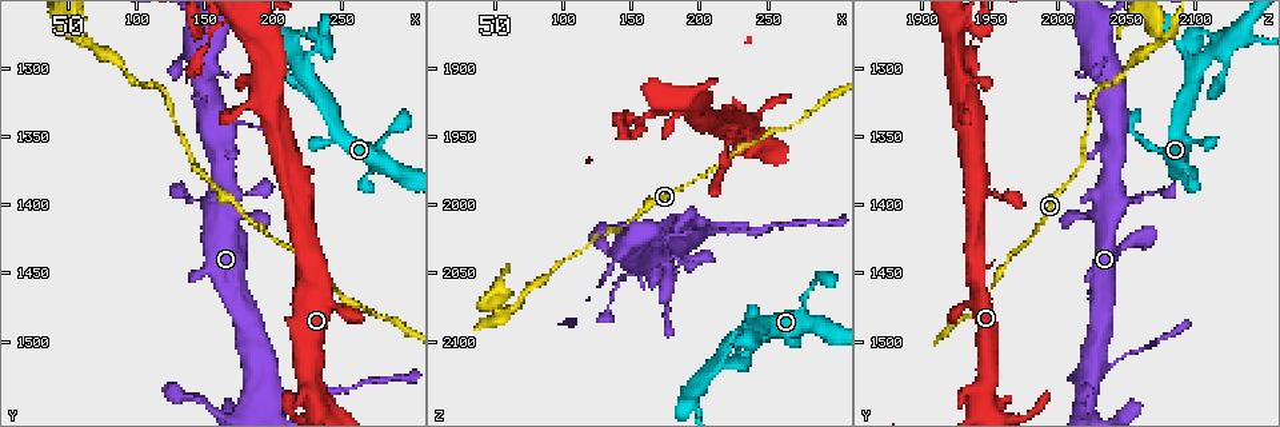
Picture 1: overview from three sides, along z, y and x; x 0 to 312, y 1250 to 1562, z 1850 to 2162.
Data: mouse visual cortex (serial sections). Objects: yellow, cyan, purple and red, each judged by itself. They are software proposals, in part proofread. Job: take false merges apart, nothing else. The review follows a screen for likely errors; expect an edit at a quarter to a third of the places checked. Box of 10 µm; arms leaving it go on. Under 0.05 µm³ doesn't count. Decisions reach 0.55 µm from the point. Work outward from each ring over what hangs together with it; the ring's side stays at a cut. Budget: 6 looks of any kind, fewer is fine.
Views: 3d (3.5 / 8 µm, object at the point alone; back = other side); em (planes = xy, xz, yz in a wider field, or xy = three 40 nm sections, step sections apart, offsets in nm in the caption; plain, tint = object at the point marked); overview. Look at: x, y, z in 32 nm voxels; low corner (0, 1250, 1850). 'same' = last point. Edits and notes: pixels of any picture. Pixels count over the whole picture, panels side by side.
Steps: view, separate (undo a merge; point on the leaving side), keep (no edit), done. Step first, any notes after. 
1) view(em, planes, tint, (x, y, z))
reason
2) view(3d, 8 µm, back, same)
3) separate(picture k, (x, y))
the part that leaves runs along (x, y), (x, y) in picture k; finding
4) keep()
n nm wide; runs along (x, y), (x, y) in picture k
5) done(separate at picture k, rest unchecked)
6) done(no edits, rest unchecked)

view(3d, 3.5 µm, back, (202, 1534, 2022))
sharp bend

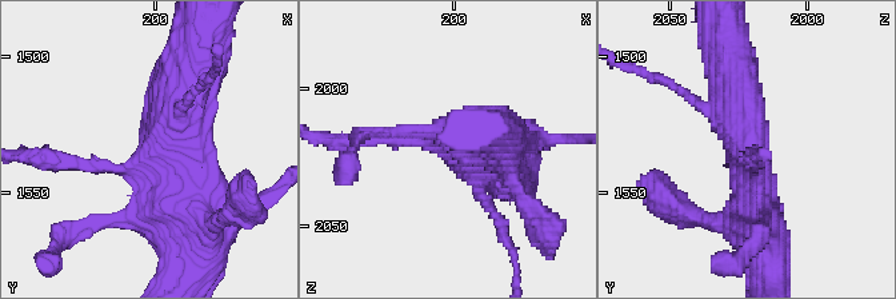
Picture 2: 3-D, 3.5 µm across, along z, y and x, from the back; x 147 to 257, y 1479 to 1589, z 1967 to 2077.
view(em, xy, step 5, tint, same)

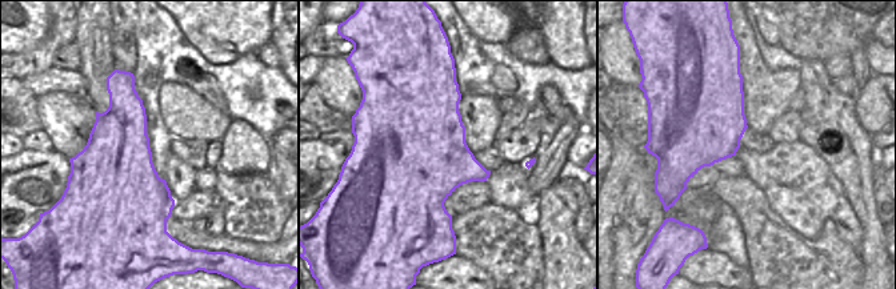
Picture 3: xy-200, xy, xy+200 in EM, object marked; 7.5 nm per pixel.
keep()
runs along (730, 59), (756, 219) in picture 2; continuous, no second cell

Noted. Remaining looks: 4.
view(3d, 3.5 µm, (232, 1282, 2088))
abrupt turn

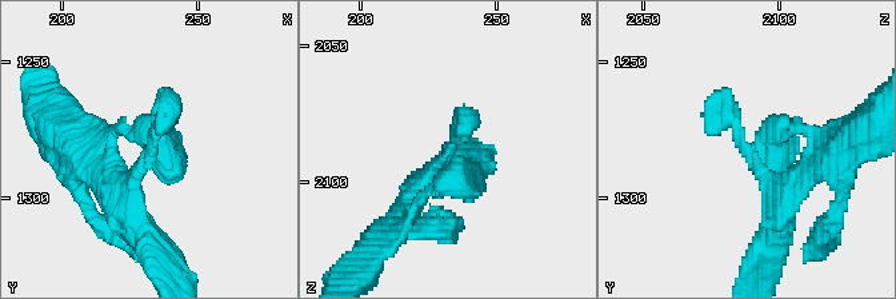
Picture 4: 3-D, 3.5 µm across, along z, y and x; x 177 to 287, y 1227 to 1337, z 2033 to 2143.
view(em, xy, step 2, tint, (231, 1283, 2089))

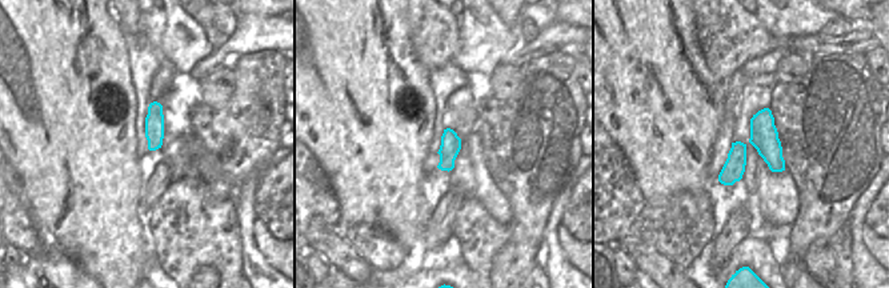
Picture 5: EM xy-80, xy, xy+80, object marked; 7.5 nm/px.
keep()
runs along (778, 231), (764, 122) in picture 4; continuous, no second cell

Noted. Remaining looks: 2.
view(3d, 3.5 µm, (178, 1270, 1922))
sudden change in width

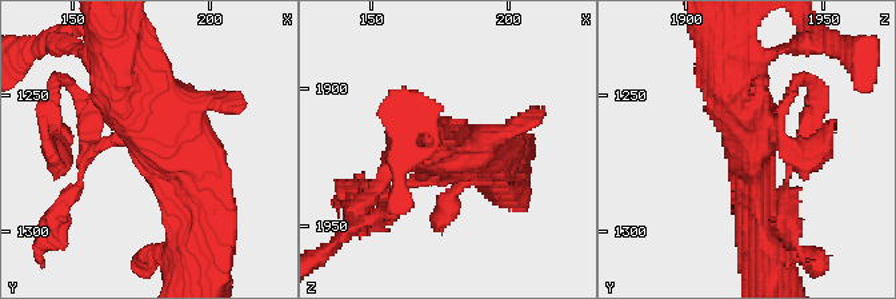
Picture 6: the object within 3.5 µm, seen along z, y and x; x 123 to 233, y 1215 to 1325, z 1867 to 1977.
keep()
runs along (508, 162), (455, 152), (398, 186) in picture 6; continuous, no second cell

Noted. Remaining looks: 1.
done(no edits, rest unchecked)

